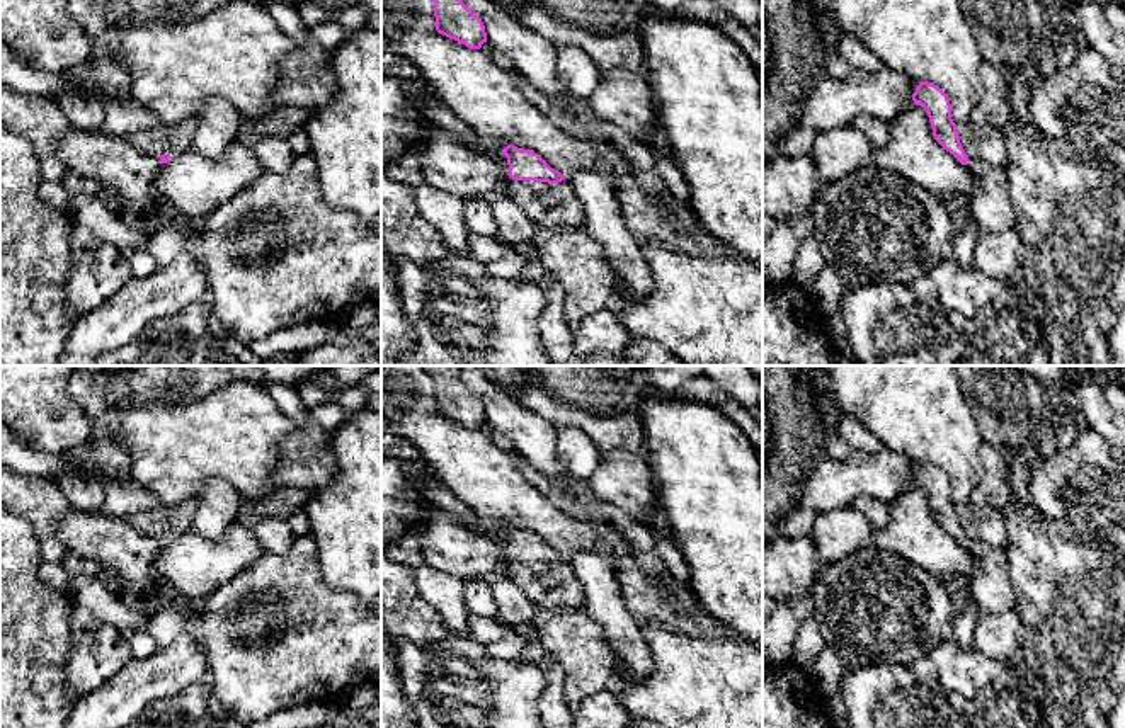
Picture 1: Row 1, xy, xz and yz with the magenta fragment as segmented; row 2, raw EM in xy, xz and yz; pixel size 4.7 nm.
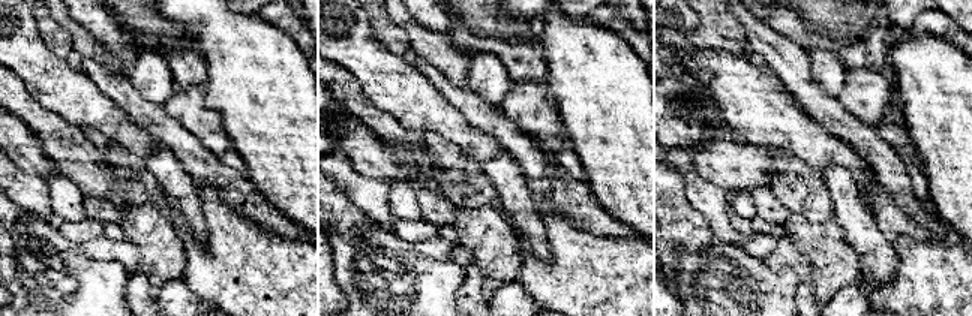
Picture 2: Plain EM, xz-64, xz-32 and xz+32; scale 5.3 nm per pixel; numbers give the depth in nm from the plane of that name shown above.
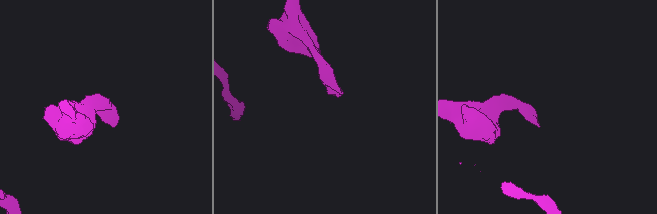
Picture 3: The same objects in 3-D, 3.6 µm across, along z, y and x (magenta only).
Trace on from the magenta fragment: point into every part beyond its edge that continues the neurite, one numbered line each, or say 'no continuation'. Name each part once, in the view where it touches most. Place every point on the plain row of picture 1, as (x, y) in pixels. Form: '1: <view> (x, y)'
1: xz (557, 587)

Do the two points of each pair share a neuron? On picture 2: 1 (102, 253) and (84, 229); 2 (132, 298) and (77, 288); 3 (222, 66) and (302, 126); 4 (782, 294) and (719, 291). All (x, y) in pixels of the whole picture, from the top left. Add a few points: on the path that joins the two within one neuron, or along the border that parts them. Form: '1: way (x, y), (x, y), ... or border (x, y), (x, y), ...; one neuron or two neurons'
1: border (102, 232), (81, 244); two neurons
2: border (129, 277), (123, 300); two neurons
3: way (242, 75), (282, 116); one neuron
4: way (767, 294), (734, 294); one neuron

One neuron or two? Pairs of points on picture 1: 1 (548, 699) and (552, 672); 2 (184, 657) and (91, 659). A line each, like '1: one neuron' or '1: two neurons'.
1: one neuron
2: two neurons

